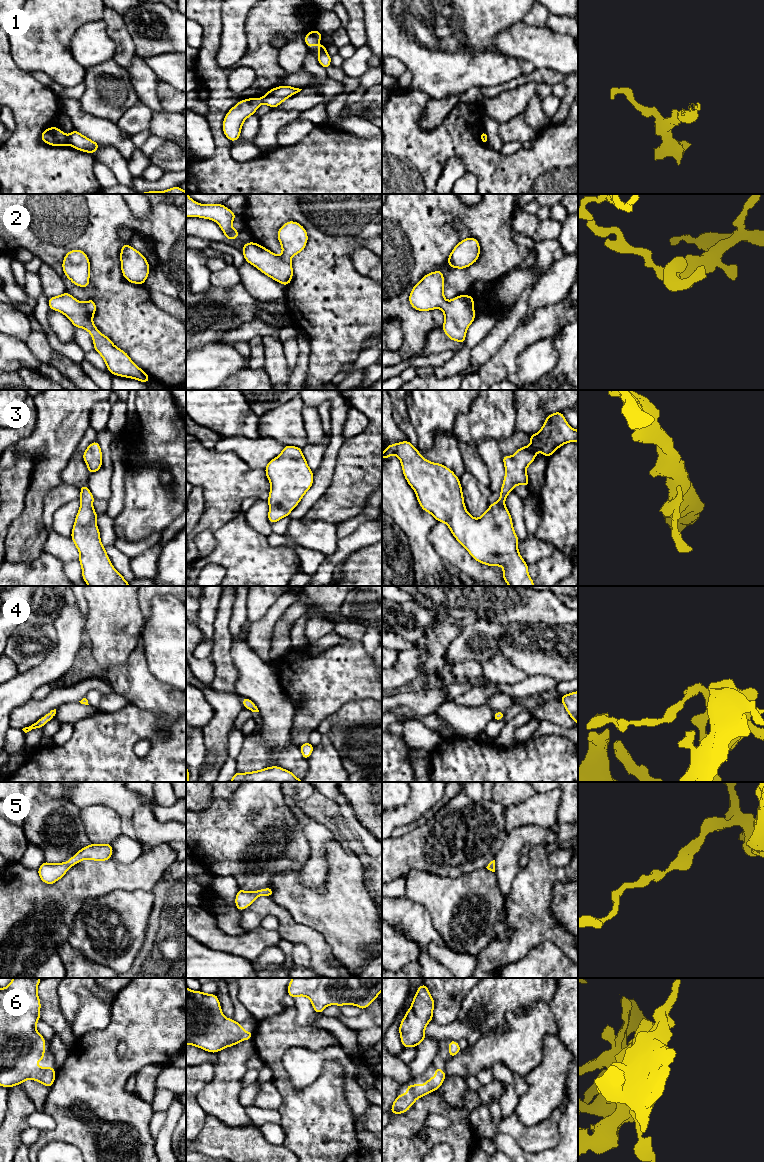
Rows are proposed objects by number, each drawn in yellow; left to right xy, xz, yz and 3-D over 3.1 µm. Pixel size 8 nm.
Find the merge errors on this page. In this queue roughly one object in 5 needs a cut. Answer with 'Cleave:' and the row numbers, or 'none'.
Cleave: none

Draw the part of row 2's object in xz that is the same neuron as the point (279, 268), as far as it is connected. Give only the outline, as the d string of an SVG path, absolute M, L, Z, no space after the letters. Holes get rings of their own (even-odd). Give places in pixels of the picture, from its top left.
M288 221L278 230L277 238L282 247L280 256L256 242L245 243L242 253L246 262L271 279L288 286L293 278L291 258L304 250L308 234L298 222Z

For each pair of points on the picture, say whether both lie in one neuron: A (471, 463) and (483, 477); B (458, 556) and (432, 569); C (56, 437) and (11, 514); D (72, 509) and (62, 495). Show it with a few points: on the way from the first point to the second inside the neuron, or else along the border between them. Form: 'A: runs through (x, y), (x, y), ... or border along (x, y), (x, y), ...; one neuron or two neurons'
A: runs through (474, 466), (481, 474); one neuron
B: border along (431, 544), (434, 551), (447, 564); two neurons
C: border along (34, 458), (31, 482), (24, 504); two neurons
D: border along (78, 499), (64, 503), (54, 513), (53, 521); two neurons

